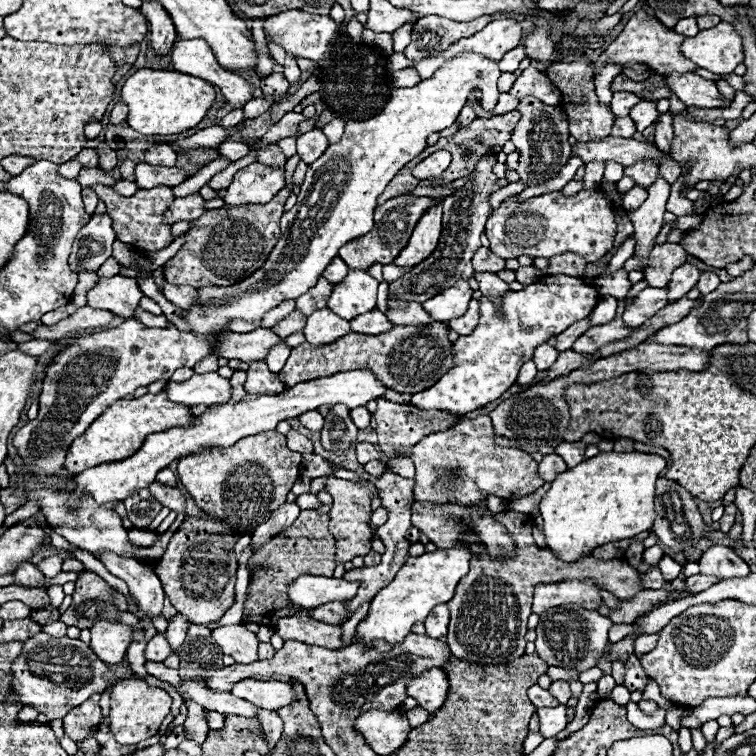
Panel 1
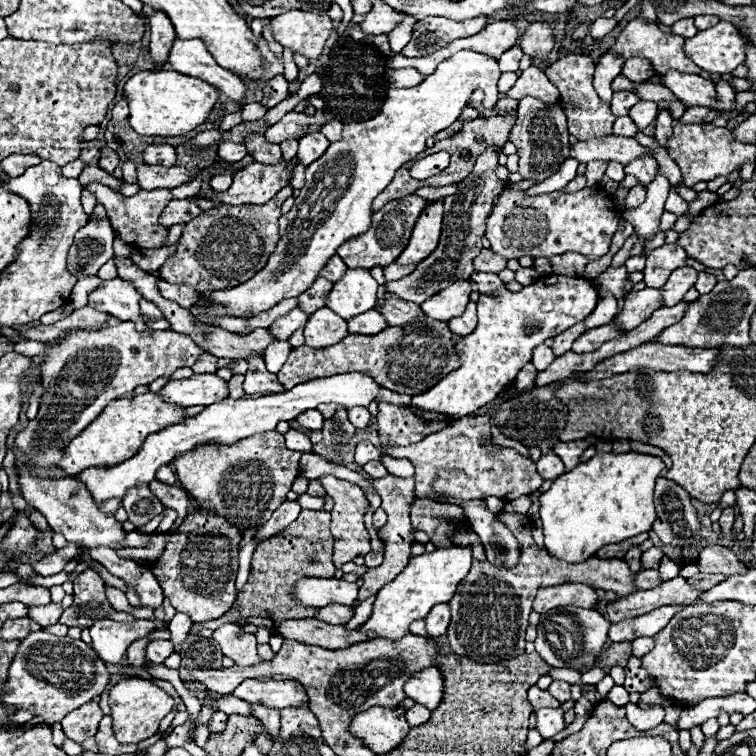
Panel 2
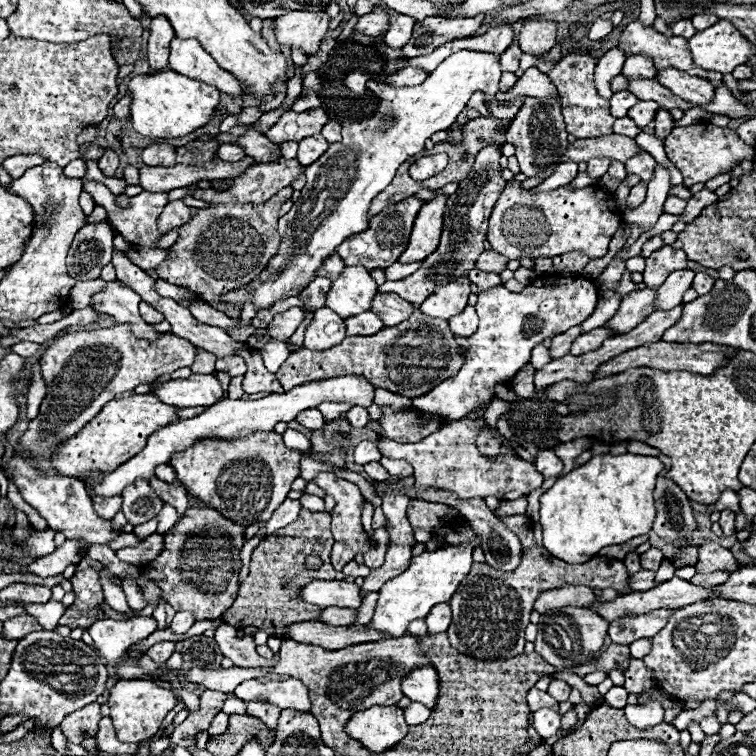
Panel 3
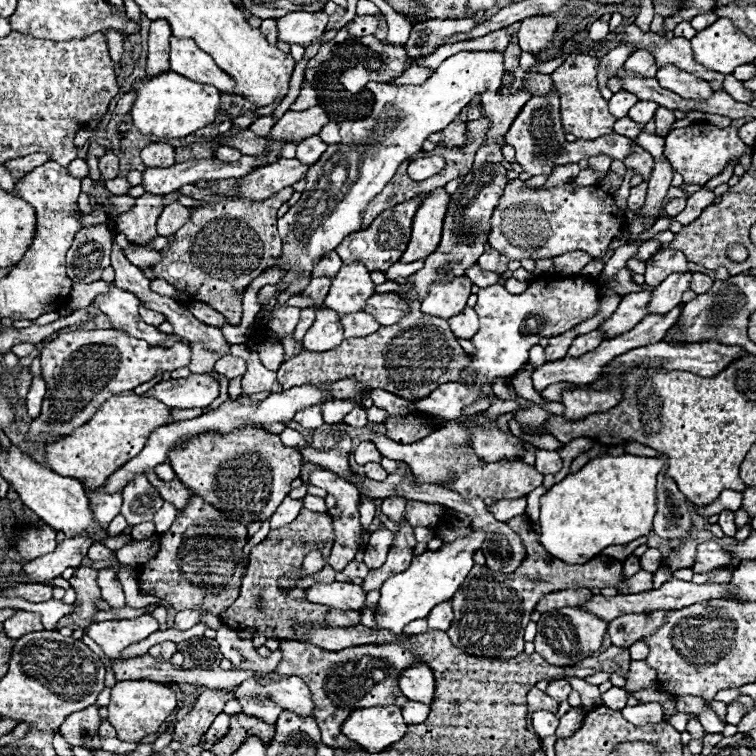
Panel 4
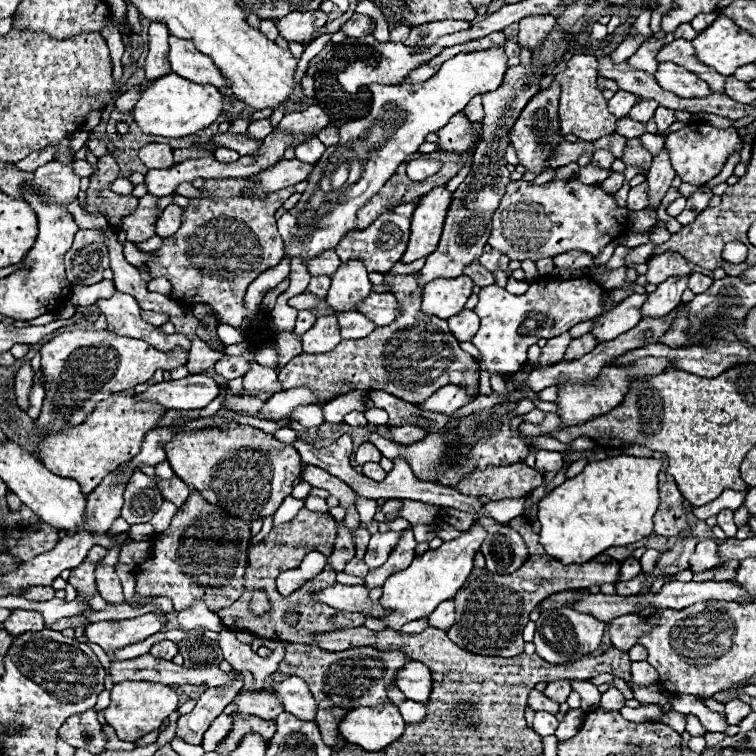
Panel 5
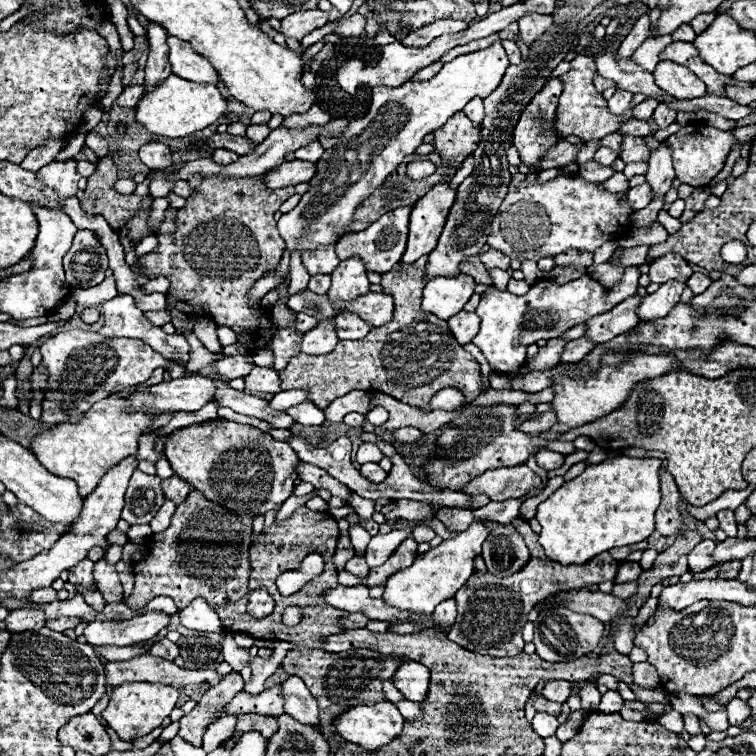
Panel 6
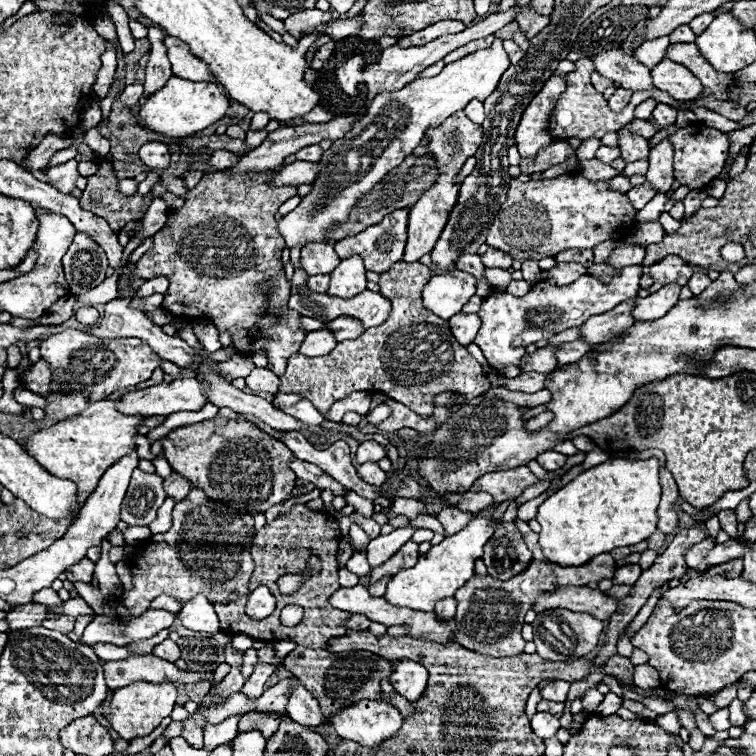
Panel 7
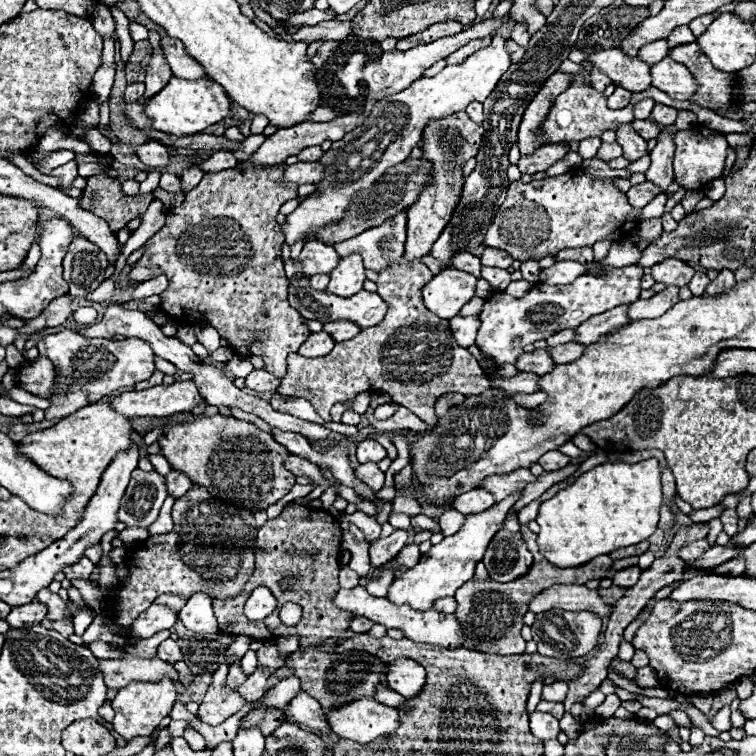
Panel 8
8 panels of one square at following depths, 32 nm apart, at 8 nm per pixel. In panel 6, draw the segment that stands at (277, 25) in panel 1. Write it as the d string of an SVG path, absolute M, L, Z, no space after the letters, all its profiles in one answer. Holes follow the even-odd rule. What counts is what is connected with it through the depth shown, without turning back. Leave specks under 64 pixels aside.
M304 10L282 18L282 34L302 40L316 28L322 28L328 22L328 12L322 10Z

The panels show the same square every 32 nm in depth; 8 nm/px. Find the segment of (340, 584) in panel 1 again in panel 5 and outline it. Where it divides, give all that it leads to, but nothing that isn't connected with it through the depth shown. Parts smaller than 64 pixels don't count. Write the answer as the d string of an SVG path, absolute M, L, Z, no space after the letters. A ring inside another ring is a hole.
M336 584L330 588L324 588L314 594L318 602L324 602L340 612L362 612L372 618L384 618L388 612L384 606L380 606L380 600L370 600L368 598L368 588L366 586L344 586Z

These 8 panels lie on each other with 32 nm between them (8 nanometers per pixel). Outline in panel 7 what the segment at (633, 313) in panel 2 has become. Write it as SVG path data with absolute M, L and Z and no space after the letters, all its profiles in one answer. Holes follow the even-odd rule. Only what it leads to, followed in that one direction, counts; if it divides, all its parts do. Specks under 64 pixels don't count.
M634 300L622 302L620 306L604 312L604 314L588 318L588 322L584 322L580 326L580 340L588 342L588 344L598 344L598 342L606 342L614 334L620 334L622 330L630 328L636 322L630 316L632 306L634 306Z

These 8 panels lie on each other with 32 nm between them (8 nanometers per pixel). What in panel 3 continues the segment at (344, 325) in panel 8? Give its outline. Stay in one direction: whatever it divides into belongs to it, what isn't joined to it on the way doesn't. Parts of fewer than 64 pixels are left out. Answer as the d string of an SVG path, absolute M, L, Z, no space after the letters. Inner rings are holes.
M372 312L344 318L344 324L346 324L346 336L370 336L370 334L376 334L384 326L380 318Z

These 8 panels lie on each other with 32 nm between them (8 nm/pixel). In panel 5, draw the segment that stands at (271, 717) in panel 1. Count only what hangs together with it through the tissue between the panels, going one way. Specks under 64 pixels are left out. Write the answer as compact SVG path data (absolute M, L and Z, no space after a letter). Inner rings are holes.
M268 692L238 694L233 702L238 713L254 714L264 720L276 720L278 714L284 712L276 694L268 694Z

